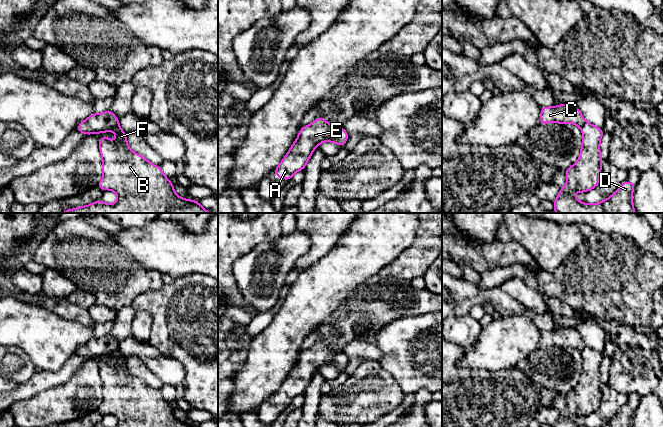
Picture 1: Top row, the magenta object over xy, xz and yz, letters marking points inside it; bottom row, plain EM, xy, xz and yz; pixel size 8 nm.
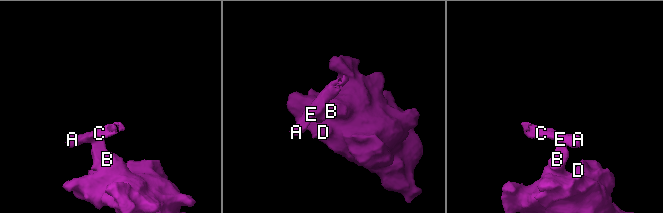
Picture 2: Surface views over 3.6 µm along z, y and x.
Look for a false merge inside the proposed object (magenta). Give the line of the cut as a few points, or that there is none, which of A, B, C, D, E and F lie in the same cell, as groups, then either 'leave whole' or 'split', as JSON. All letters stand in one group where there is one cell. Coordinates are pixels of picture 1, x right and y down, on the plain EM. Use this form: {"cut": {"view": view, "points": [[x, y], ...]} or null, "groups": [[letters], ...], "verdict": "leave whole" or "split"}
{"cut": {"view": "xz", "points": [[339, 351], [330, 357], [325, 364]]}, "groups": [["A", "C", "E"], ["B", "D", "F"]], "verdict": "split"}

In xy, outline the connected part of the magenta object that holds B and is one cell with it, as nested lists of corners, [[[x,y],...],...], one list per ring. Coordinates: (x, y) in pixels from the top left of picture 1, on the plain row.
[[[119,349],[108,355],[114,356],[117,361],[114,366],[108,361],[99,364],[103,401],[98,411],[101,414],[114,415],[118,419],[115,427],[199,427],[179,421],[174,415],[174,409],[162,396],[161,390],[150,387],[129,372],[126,357]]]

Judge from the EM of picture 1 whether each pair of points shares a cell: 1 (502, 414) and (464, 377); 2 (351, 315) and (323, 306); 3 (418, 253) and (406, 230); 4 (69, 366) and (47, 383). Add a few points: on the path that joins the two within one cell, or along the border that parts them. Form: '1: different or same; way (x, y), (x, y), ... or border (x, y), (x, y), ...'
1: same; way (492, 408), (471, 387)
2: different; border (350, 292), (318, 326)
3: different; border (419, 223), (414, 241), (396, 258)
4: same; way (64, 371), (57, 378), (52, 379)

